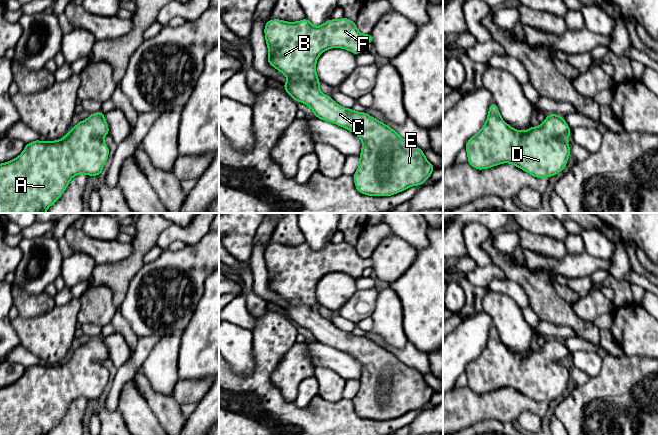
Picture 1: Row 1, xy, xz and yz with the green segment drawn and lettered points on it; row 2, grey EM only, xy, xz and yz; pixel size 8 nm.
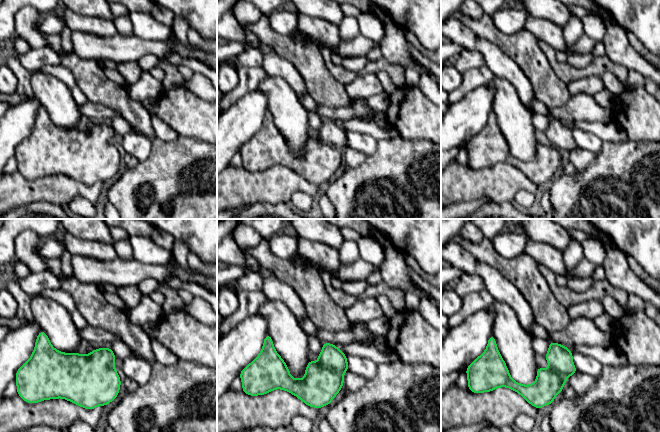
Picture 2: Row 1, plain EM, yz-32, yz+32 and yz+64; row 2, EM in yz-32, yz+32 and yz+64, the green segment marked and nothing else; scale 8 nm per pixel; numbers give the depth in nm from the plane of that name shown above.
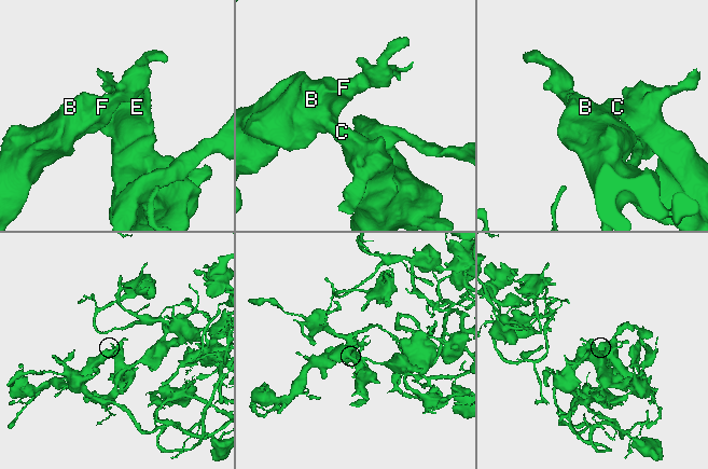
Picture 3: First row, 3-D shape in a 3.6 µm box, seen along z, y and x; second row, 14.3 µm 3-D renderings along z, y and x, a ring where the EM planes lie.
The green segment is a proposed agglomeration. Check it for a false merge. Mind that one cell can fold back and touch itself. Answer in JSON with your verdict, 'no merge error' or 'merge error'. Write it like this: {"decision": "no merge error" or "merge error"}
{"decision": "no merge error"}

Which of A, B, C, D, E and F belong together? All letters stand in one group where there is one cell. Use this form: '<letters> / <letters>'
A B C D E F

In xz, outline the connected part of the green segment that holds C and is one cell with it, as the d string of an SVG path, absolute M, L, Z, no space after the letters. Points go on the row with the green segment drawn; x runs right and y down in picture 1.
M346 17L327 20L318 27L312 25L307 18L296 22L273 19L265 23L264 33L268 63L288 78L286 83L282 83L284 90L295 101L307 104L317 118L341 126L361 139L359 167L353 175L359 193L368 196L392 196L412 186L422 185L430 178L435 167L426 159L423 150L366 112L344 108L320 90L320 79L316 74L318 57L331 48L342 48L354 55L359 54L366 44L372 43L371 34L361 34L355 22Z

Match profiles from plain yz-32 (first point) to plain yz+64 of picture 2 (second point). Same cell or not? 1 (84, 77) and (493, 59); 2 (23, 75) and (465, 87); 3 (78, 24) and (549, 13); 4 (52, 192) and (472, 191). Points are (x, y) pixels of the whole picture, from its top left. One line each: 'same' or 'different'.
1: different
2: same
3: different
4: same

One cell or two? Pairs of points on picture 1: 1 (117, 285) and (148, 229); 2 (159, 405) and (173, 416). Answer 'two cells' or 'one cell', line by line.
1: one cell
2: one cell

